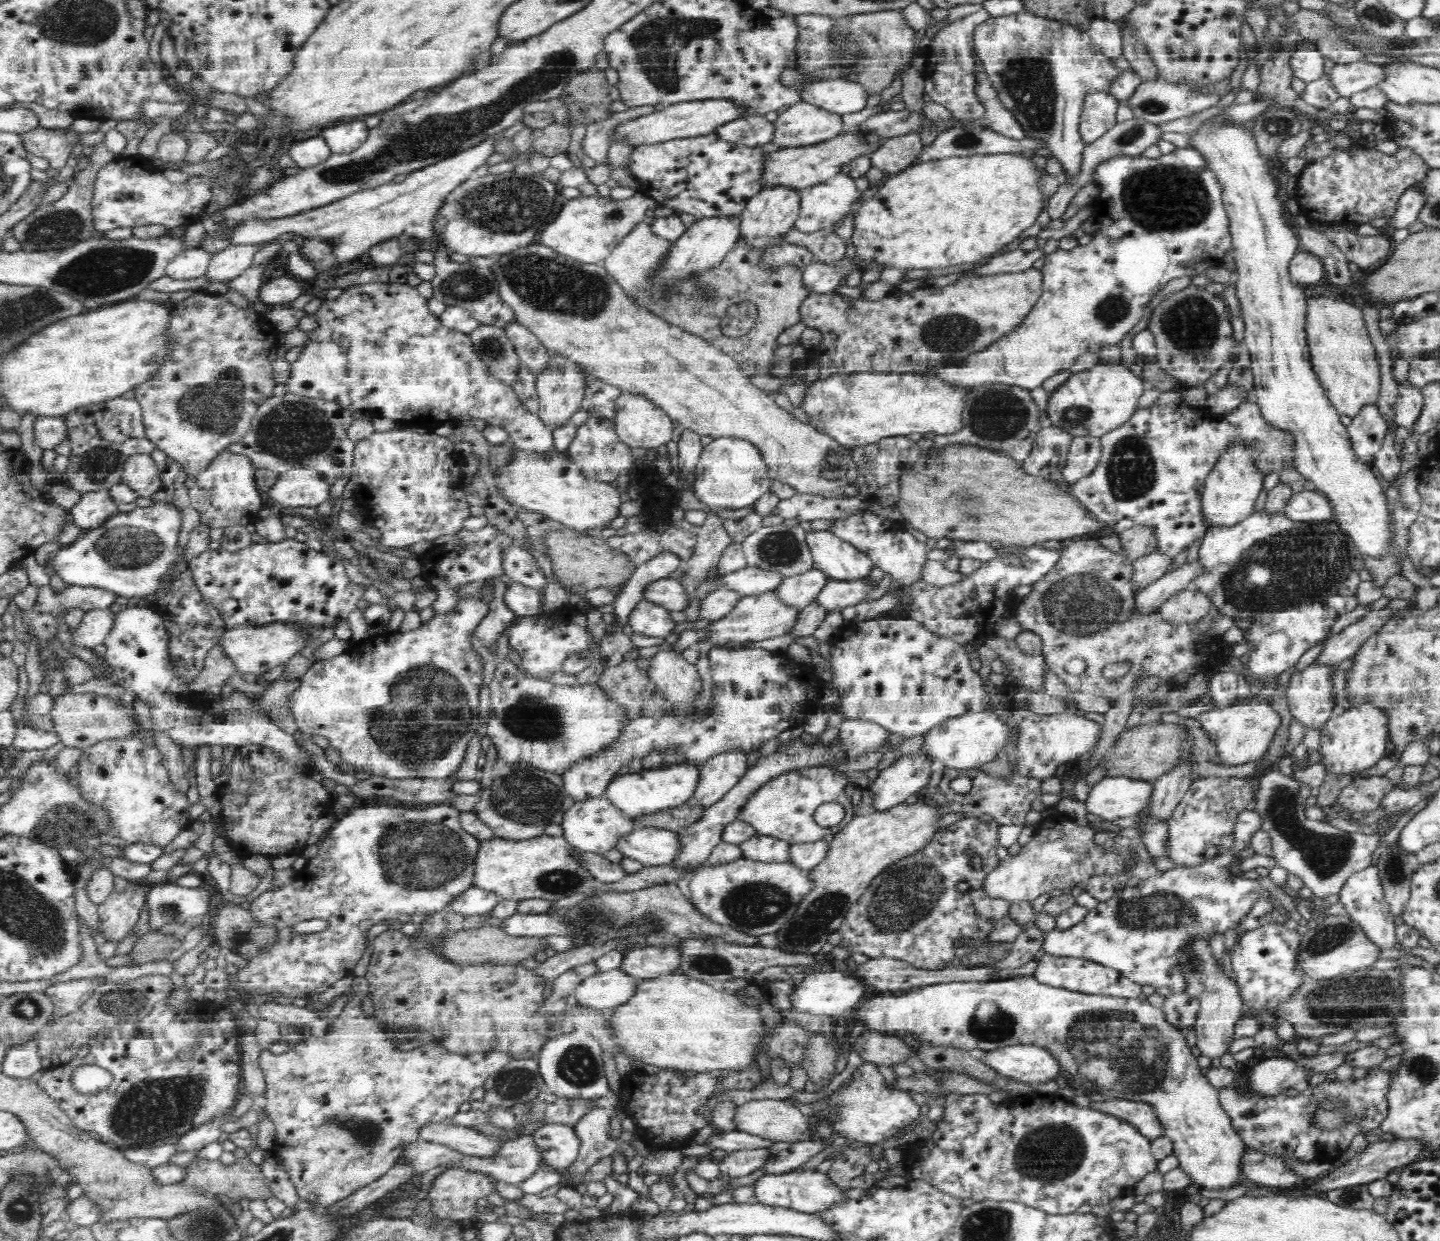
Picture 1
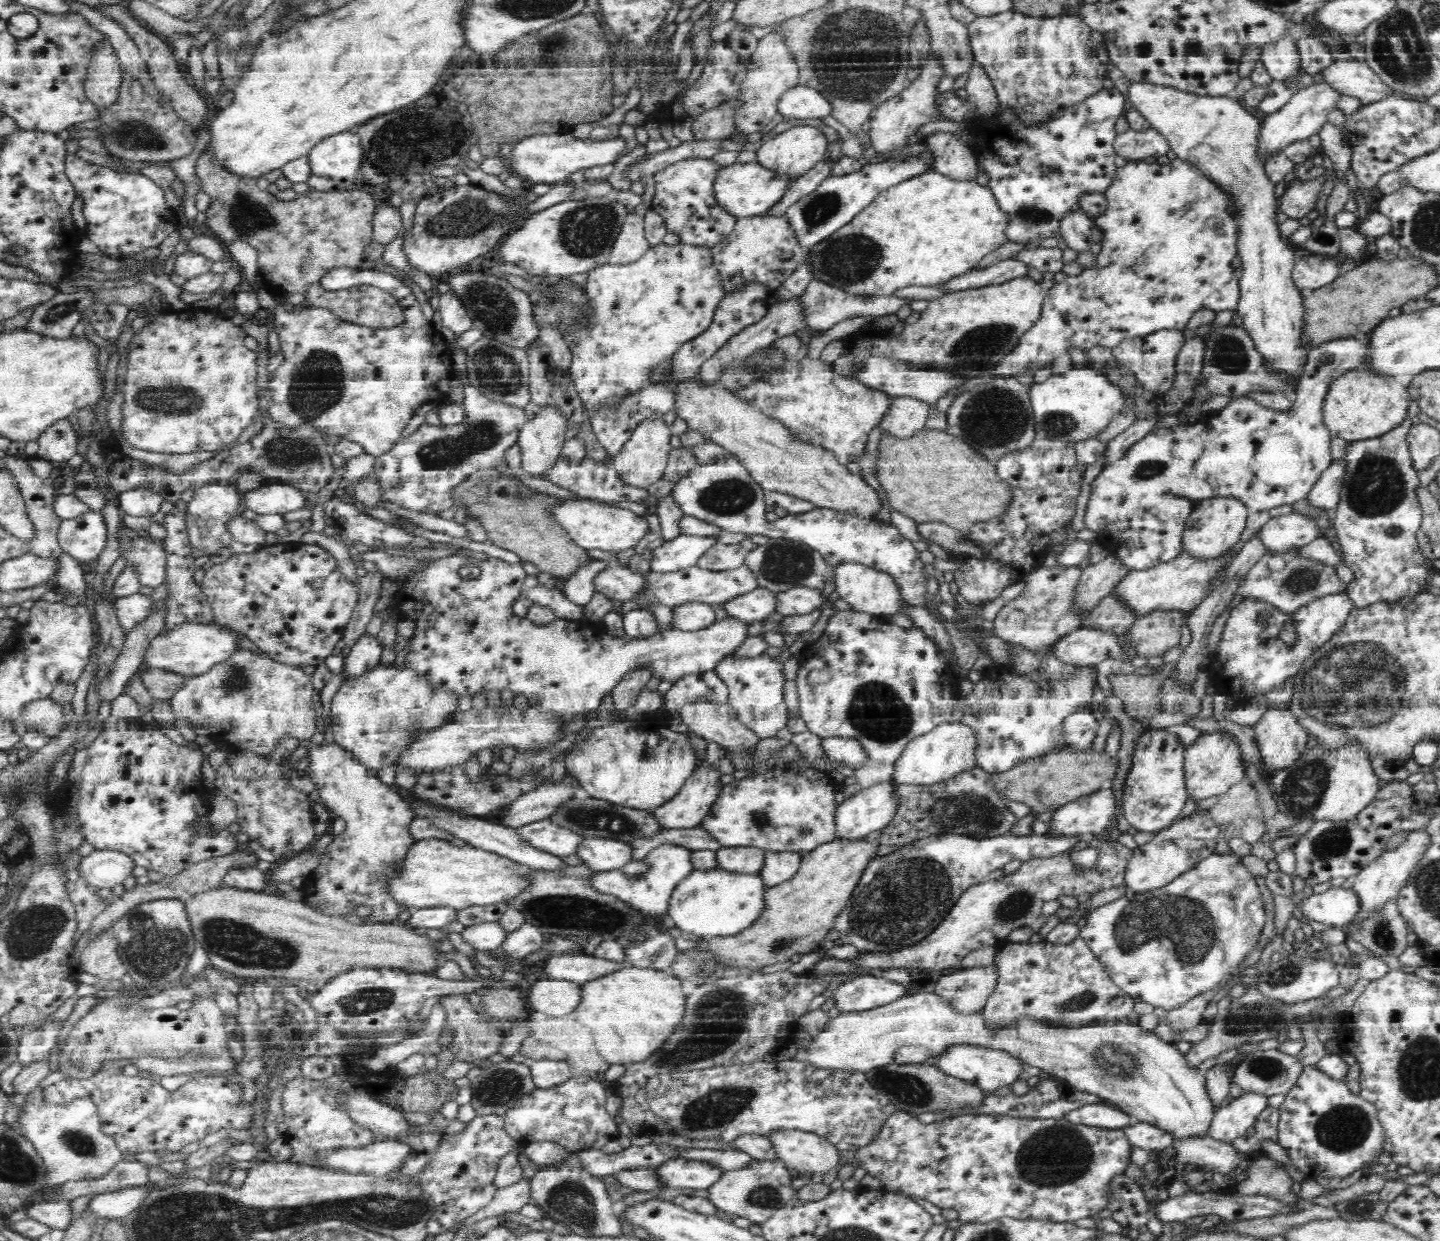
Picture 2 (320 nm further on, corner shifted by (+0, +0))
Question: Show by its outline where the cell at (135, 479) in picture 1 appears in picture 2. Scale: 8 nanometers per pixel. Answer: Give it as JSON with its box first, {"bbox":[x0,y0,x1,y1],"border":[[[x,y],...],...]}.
{"bbox":[116,486,164,517],"border":[[[140,486],[122,491],[116,504],[122,514],[150,517],[160,510],[160,504],[162,504],[164,499],[151,488]]]}

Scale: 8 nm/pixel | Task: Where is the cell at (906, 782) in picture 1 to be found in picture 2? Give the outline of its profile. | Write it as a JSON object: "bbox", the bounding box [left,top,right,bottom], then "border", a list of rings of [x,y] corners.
{"bbox":[836,780,900,837],"border":[[[880,780],[873,786],[860,790],[851,798],[842,800],[836,812],[837,837],[867,836],[875,830],[883,829],[895,818],[900,808],[900,795],[898,787],[900,784],[891,780]]]}

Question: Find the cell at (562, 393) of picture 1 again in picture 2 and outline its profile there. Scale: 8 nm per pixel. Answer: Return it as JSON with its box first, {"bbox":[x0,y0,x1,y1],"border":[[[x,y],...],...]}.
{"bbox":[517,405,570,476],"border":[[[544,405],[526,421],[517,443],[521,448],[521,468],[539,476],[561,456],[566,430],[570,425],[558,405]]]}

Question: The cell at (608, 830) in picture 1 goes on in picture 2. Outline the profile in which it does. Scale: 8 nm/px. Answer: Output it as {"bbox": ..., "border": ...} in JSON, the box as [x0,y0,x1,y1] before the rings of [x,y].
{"bbox":[516,818,588,856],"border":[[[552,818],[522,824],[516,829],[522,838],[529,840],[530,844],[558,856],[576,853],[584,839],[588,837],[563,824],[556,823]]]}

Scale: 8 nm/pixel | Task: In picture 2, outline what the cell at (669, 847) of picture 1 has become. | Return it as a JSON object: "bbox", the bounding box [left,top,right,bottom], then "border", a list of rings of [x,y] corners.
{"bbox":[577,837,634,870],"border":[[[586,837],[577,850],[577,855],[592,869],[618,870],[633,861],[634,847],[622,839]]]}

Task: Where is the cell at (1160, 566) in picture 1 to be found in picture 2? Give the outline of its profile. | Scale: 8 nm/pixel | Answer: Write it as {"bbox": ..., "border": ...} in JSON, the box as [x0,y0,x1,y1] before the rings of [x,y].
{"bbox":[1085,590,1140,634],"border":[[[1112,590],[1108,596],[1093,608],[1091,615],[1085,622],[1086,627],[1105,628],[1125,634],[1139,618],[1140,614],[1132,608],[1117,590]]]}

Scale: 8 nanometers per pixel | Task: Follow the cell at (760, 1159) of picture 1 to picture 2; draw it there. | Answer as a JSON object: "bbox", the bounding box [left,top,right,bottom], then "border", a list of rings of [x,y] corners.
{"bbox":[659,1157,726,1189],"border":[[[682,1157],[659,1166],[659,1174],[668,1187],[709,1189],[725,1172],[726,1170],[713,1162]]]}

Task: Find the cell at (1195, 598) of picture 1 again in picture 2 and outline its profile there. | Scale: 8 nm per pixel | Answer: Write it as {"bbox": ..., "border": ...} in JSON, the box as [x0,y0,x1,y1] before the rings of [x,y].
{"bbox":[1124,608,1187,657],"border":[[[1170,608],[1168,610],[1156,610],[1147,615],[1140,615],[1134,621],[1134,624],[1124,635],[1133,642],[1132,650],[1142,657],[1163,656],[1167,650],[1177,646],[1182,636],[1184,620],[1186,620],[1187,611]]]}

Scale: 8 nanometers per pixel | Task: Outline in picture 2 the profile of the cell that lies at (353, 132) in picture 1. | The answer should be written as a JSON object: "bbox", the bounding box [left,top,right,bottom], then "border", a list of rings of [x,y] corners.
{"bbox":[307,130,362,190],"border":[[[354,130],[344,131],[322,139],[309,152],[312,176],[307,180],[311,188],[318,190],[350,190],[359,188],[356,172],[362,160],[361,138]]]}

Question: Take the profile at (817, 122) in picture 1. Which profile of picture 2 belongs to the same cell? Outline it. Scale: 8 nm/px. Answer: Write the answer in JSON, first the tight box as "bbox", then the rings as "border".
{"bbox":[757,124,828,177],"border":[[[802,124],[763,142],[757,150],[757,161],[776,172],[799,177],[825,157],[828,144],[818,127]]]}

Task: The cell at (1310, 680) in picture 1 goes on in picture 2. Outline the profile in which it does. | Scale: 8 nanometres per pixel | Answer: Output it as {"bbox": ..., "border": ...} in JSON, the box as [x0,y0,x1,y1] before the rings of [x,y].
{"bbox":[1254,704,1311,777],"border":[[[1288,704],[1283,708],[1271,706],[1255,723],[1254,730],[1260,751],[1264,754],[1266,777],[1298,760],[1311,736]]]}

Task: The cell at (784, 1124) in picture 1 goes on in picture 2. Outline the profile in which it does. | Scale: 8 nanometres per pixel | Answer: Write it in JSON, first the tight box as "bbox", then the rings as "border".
{"bbox":[768,1128,839,1175],"border":[[[778,1128],[768,1132],[776,1158],[802,1175],[825,1173],[839,1162],[839,1150],[826,1137],[799,1128]]]}

